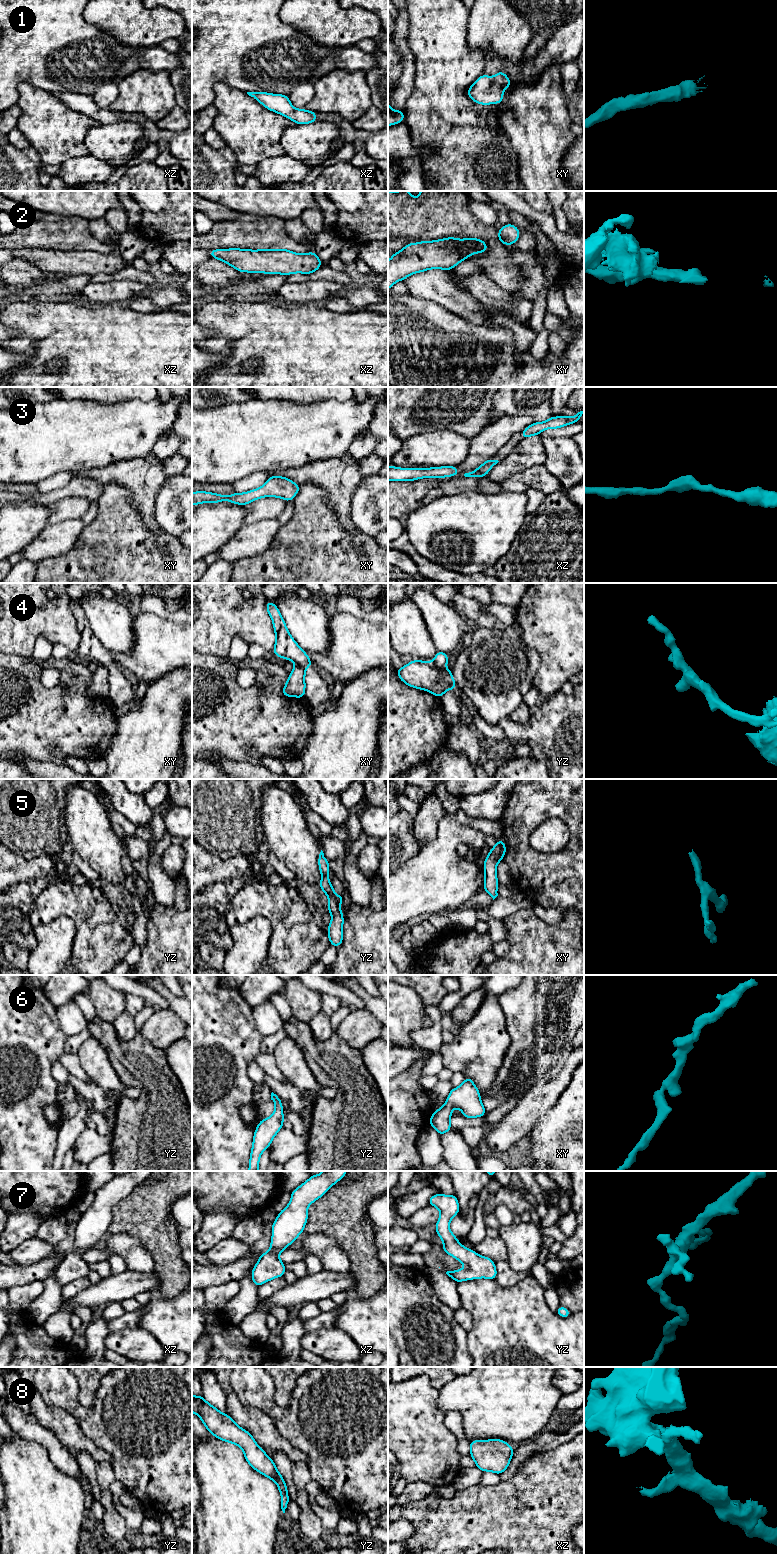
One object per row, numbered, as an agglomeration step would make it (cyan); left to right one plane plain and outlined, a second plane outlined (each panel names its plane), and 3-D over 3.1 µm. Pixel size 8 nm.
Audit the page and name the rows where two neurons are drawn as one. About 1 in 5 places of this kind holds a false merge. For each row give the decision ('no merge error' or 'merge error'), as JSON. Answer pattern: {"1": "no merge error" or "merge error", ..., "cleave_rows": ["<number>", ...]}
{"1": "no merge error", "2": "merge error", "3": "no merge error", "4": "merge error", "5": "no merge error", "6": "no merge error", "7": "no merge error", "8": "merge error", "cleave_rows": ["2", "4", "8"]}

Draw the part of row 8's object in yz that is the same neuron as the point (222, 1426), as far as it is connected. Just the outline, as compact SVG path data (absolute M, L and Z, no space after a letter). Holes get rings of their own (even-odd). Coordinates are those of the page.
M192 1395L192 1412L199 1416L207 1431L214 1437L239 1446L247 1463L254 1470L274 1481L280 1493L288 1493L286 1482L278 1472L274 1461L248 1431L239 1427L229 1415L221 1413L201 1395Z

